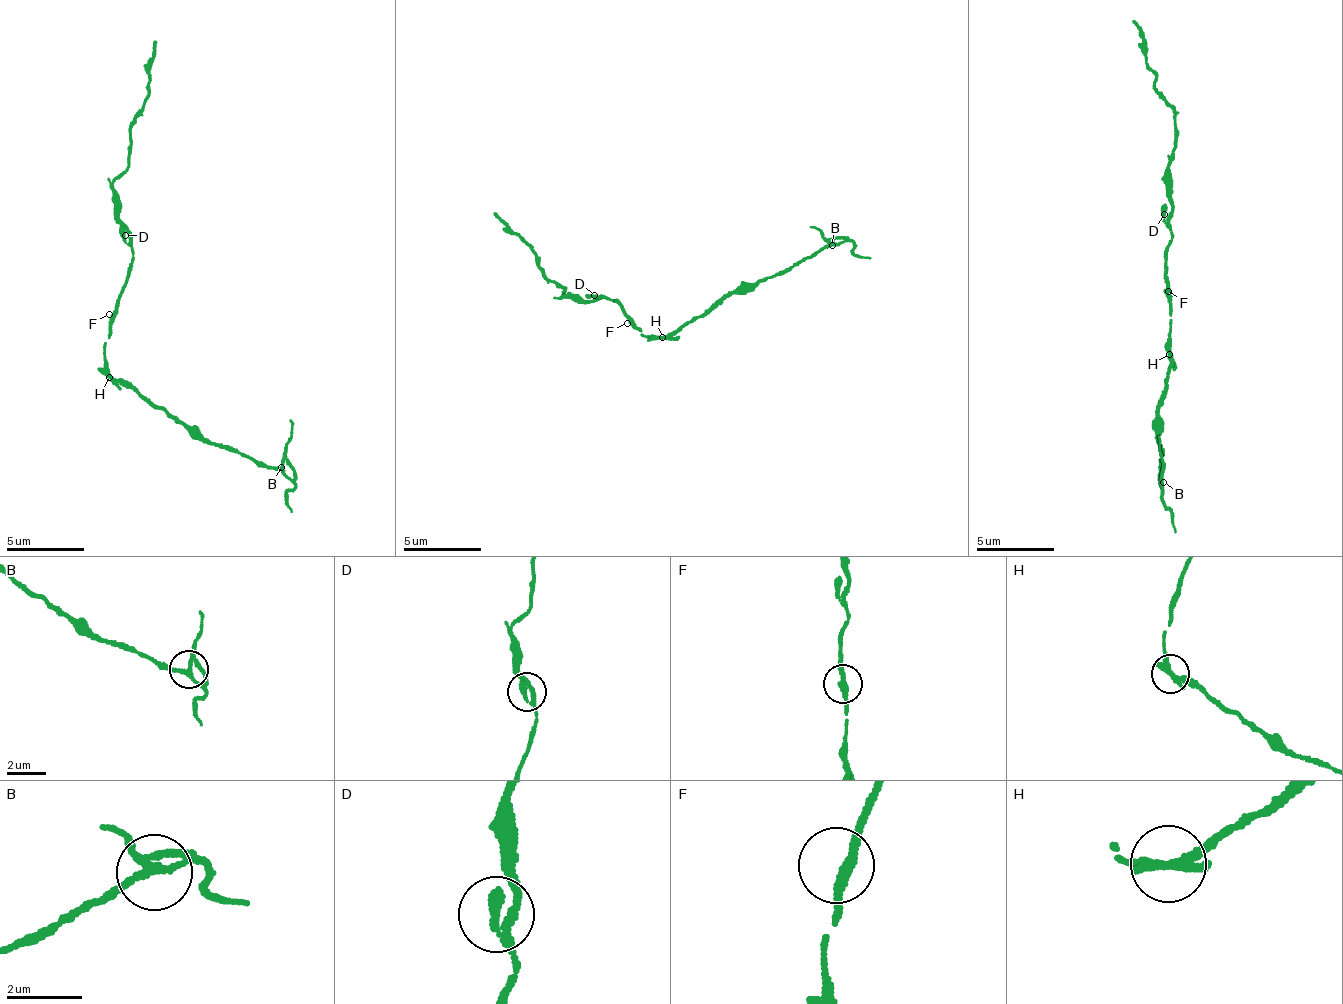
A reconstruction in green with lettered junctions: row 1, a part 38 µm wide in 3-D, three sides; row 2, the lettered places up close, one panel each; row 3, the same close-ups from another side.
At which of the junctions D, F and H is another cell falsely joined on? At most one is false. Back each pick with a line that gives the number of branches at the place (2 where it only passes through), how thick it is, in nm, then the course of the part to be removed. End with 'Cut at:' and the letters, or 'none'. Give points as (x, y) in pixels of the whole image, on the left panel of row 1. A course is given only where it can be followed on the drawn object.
H: branches 2; calibre 300 nm; course (109, 378), (119, 377), (212, 441), (278, 471), (292, 482), (289, 495), (292, 513)
Cut at: H

